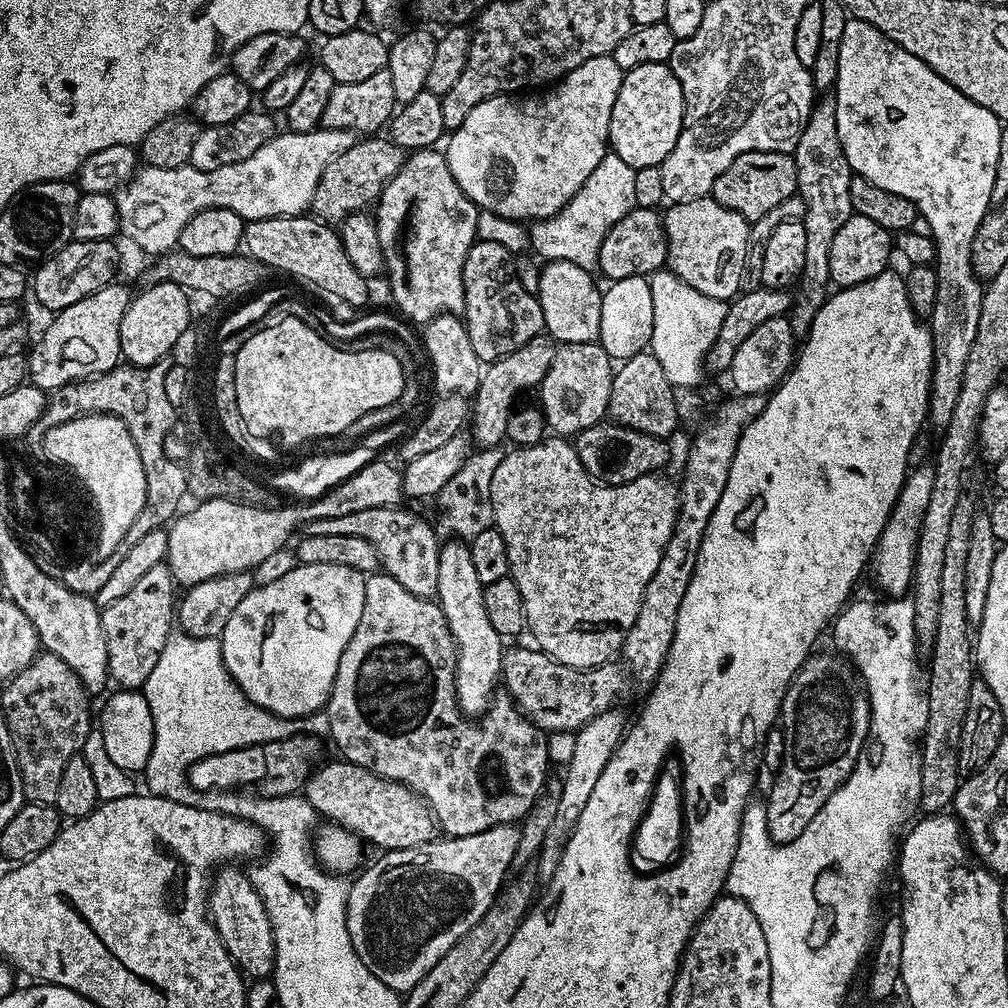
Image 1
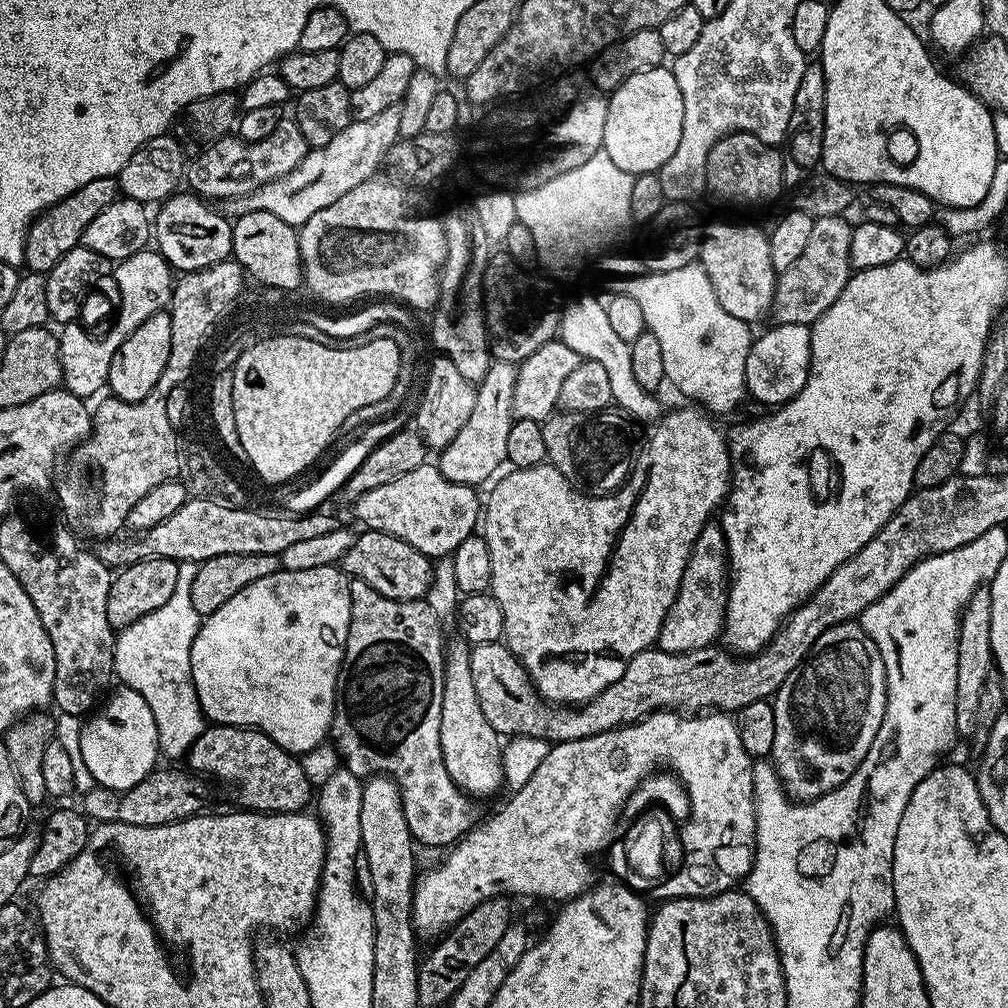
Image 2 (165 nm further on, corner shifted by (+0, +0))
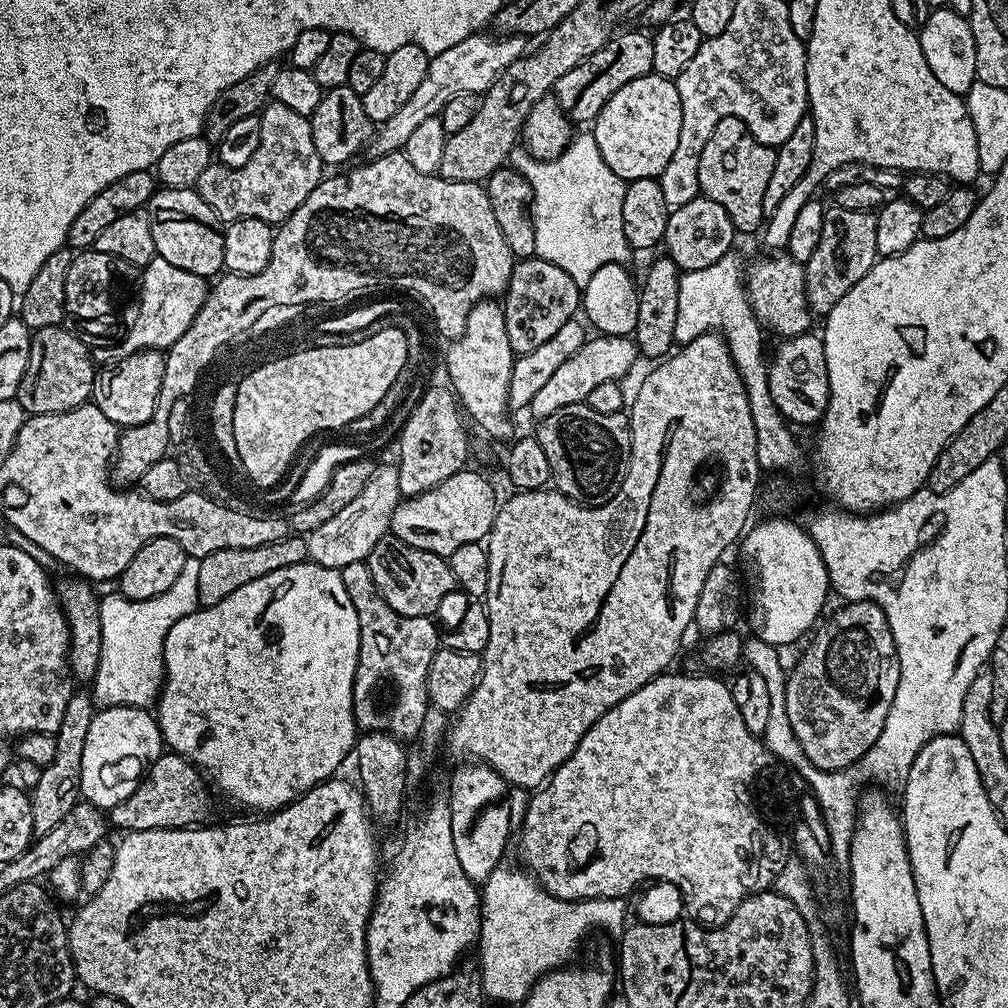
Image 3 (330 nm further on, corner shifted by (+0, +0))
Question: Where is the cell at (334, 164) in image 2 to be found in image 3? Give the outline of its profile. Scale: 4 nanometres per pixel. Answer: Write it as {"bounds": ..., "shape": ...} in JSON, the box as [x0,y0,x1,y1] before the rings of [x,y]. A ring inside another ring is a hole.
{"bounds":[370,34,526,157],"shape":[[[488,34],[462,38],[462,42],[450,46],[450,50],[442,50],[442,54],[429,59],[426,78],[422,78],[422,82],[418,82],[418,90],[414,90],[414,94],[410,94],[410,98],[406,98],[406,102],[402,102],[399,110],[390,118],[386,118],[383,124],[375,129],[370,141],[370,152],[372,152],[373,157],[388,156],[392,152],[401,151],[406,146],[406,138],[410,138],[410,134],[414,134],[415,128],[421,122],[426,122],[426,118],[439,116],[440,111],[446,106],[446,102],[450,102],[450,98],[455,98],[457,94],[484,93],[500,77],[502,70],[506,70],[506,66],[510,66],[510,62],[514,62],[518,57],[525,55],[526,47],[524,48],[524,44],[526,44],[526,40],[523,36],[500,36],[497,38],[495,35],[492,35],[493,37],[484,35]]]}

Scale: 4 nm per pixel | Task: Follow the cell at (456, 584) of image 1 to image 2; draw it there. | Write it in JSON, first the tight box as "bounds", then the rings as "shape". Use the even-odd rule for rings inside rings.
{"bounds":[440,638,505,798],"shape":[[[456,638],[456,641],[453,644],[451,641],[446,648],[440,741],[448,773],[461,792],[469,797],[477,798],[476,796],[492,796],[499,788],[502,788],[505,783],[502,737],[494,730],[494,726],[490,726],[490,722],[486,722],[486,714],[482,712],[482,706],[478,700],[478,690],[474,688],[474,674],[470,670],[470,645],[463,638]]]}

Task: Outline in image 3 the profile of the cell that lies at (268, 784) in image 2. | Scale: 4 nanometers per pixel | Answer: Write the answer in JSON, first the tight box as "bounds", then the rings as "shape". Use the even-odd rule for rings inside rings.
{"bounds":[110,750,208,833],"shape":[[[164,750],[153,761],[137,789],[125,801],[110,810],[110,824],[121,828],[121,833],[163,828],[191,828],[208,816],[208,788],[201,769],[177,752]]]}

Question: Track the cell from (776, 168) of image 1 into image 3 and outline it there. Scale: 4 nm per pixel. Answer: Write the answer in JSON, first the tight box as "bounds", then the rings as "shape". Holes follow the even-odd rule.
{"bounds":[698,116,773,233],"shape":[[[733,116],[722,118],[722,122],[718,122],[718,126],[714,126],[706,146],[702,146],[702,154],[698,158],[700,191],[708,199],[718,202],[718,206],[722,206],[722,210],[726,210],[726,214],[730,214],[730,222],[736,227],[737,233],[759,233],[765,223],[764,199],[766,198],[766,186],[770,186],[773,159],[773,149],[769,145],[755,140],[752,131]]]}

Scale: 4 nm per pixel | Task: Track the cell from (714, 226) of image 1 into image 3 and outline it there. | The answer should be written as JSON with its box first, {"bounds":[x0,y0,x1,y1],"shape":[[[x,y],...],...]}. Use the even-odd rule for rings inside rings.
{"bounds":[744,254,814,338],"shape":[[[768,254],[765,260],[756,260],[749,268],[747,265],[746,275],[744,276],[744,291],[748,294],[748,301],[756,320],[769,333],[771,333],[770,331],[777,332],[777,337],[787,338],[789,336],[800,336],[813,327],[811,324],[814,313],[808,307],[808,299],[804,289],[804,265],[799,264],[794,257],[787,254]]]}

